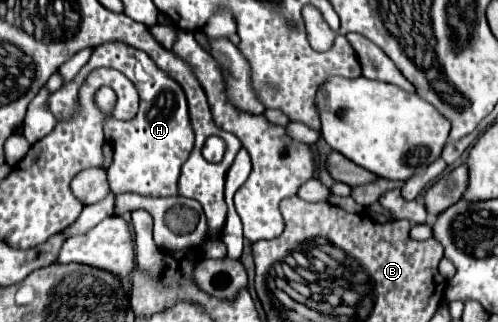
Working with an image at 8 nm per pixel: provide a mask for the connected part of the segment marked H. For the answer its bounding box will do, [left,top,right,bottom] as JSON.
[48,42,194,196]

